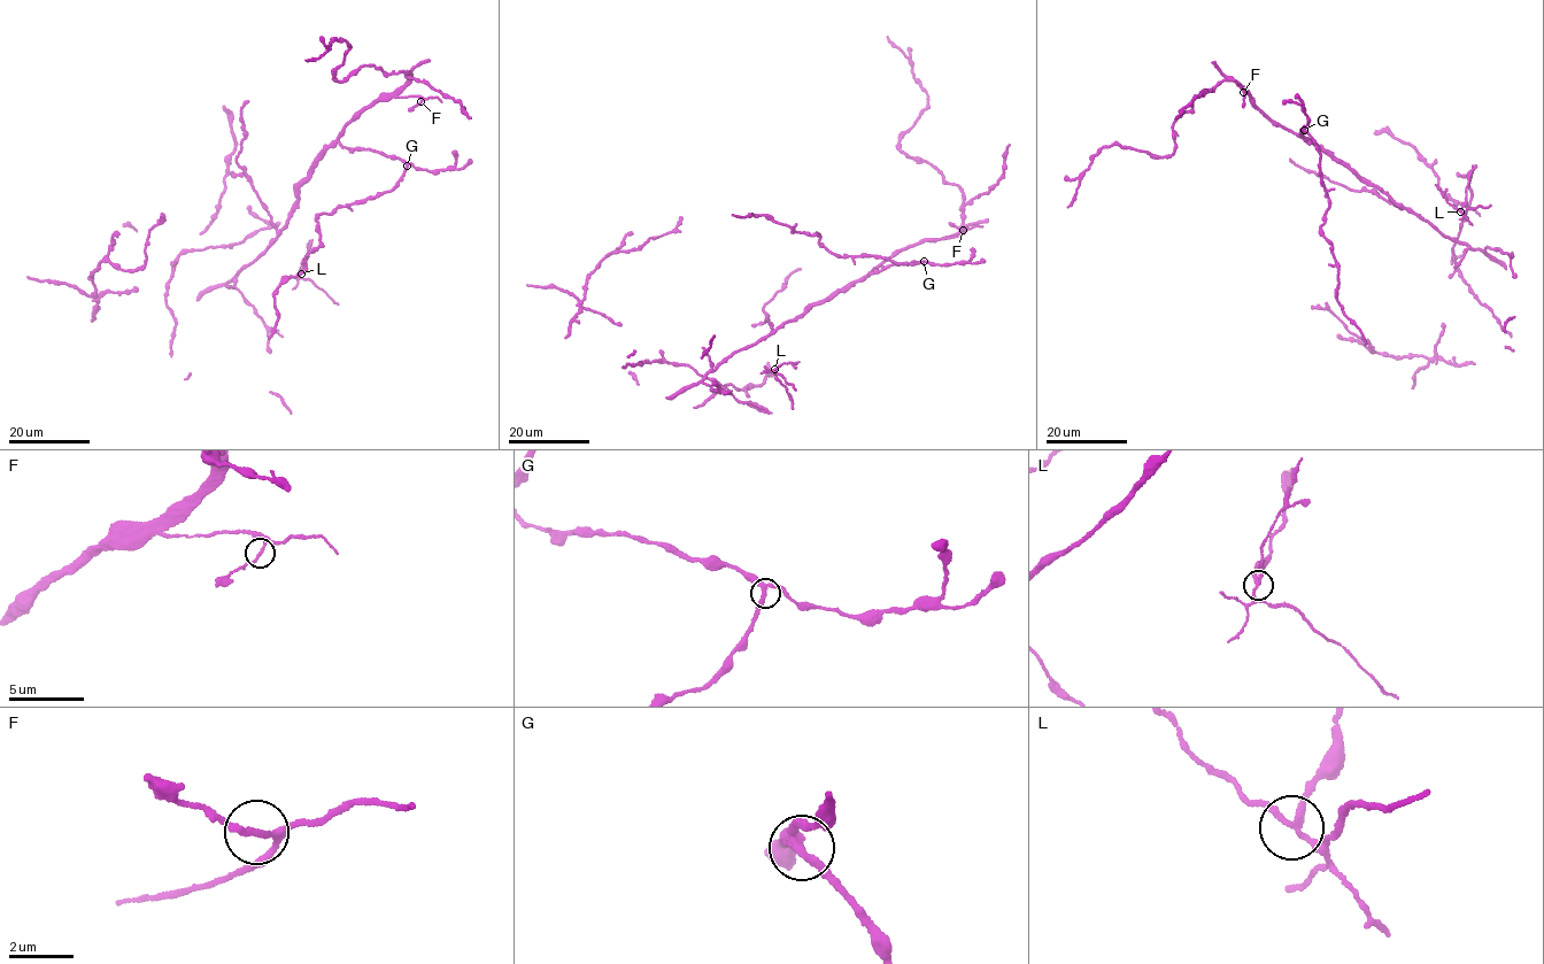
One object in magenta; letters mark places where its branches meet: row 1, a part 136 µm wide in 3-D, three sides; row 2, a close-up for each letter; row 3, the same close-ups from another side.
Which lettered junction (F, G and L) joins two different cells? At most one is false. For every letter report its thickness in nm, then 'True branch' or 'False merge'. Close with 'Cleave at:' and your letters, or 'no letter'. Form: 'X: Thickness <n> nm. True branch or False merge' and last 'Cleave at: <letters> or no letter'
F: Thickness 160 nm. True branch
G: Thickness 280 nm. True branch
L: Thickness 170 nm. False merge
Cleave at: L

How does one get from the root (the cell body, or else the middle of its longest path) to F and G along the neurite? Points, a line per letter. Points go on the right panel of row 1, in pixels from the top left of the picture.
F: (1386, 193), (1318, 145), (1273, 122), (1256, 107), (1244, 86), (1243, 92)
G: (1386, 193), (1317, 144), (1309, 143), (1302, 135), (1301, 129), (1304, 130)

